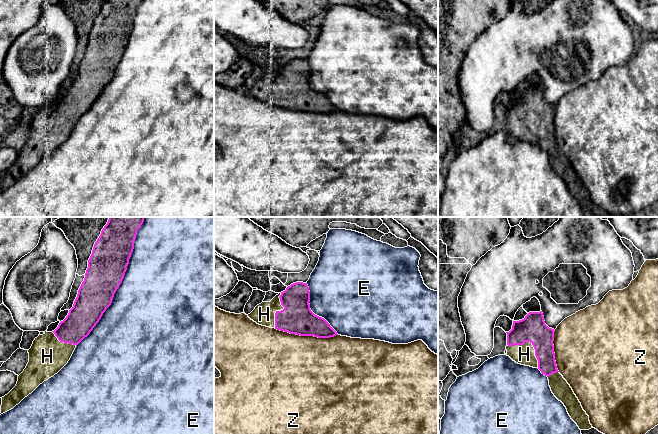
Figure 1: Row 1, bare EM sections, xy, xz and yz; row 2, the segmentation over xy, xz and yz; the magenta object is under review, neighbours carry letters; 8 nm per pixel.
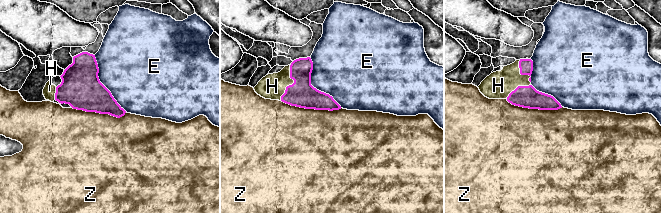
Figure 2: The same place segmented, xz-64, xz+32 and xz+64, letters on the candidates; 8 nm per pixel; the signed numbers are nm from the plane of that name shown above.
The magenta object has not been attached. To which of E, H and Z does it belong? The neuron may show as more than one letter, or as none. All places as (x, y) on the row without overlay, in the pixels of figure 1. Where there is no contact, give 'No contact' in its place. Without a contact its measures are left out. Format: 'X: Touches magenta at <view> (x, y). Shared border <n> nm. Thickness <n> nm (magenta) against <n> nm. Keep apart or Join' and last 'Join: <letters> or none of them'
E: Touches magenta at xy (119, 61). Shared border 1100 nm. Thickness 300 nm (magenta) against 500 nm. Keep apart
H: Touches magenta at yz (532, 120). Shared border 320 nm. Thickness 220 nm (magenta) against 160 nm. Join
Z: Touches magenta at xz (306, 111). Shared border 500 nm. Thickness 260 nm (magenta) against 500 nm. Keep apart
Join: H

